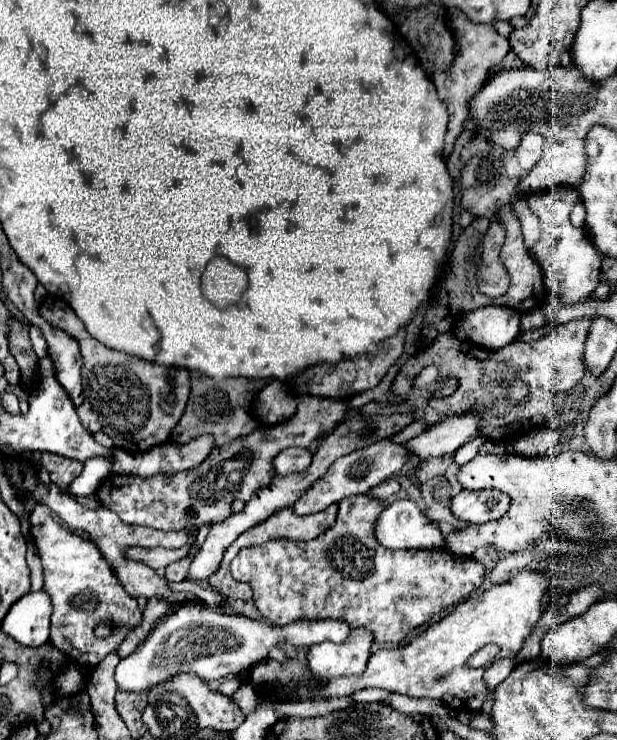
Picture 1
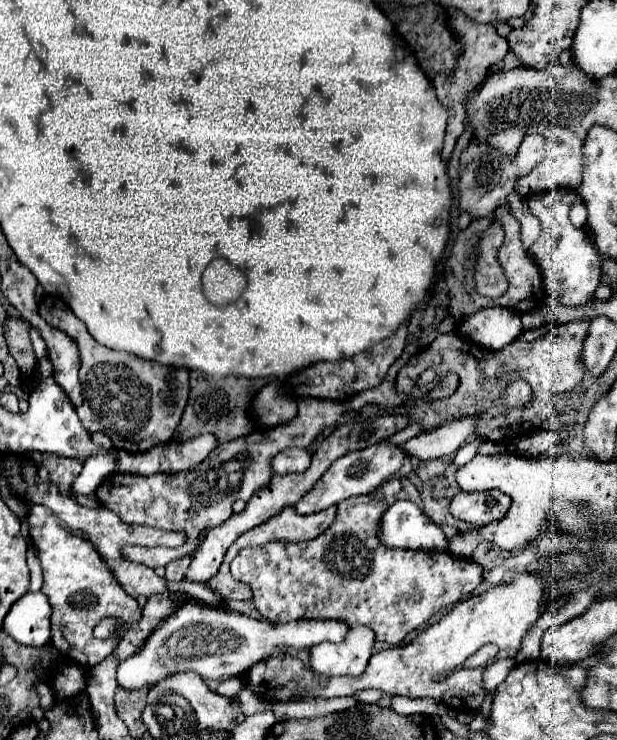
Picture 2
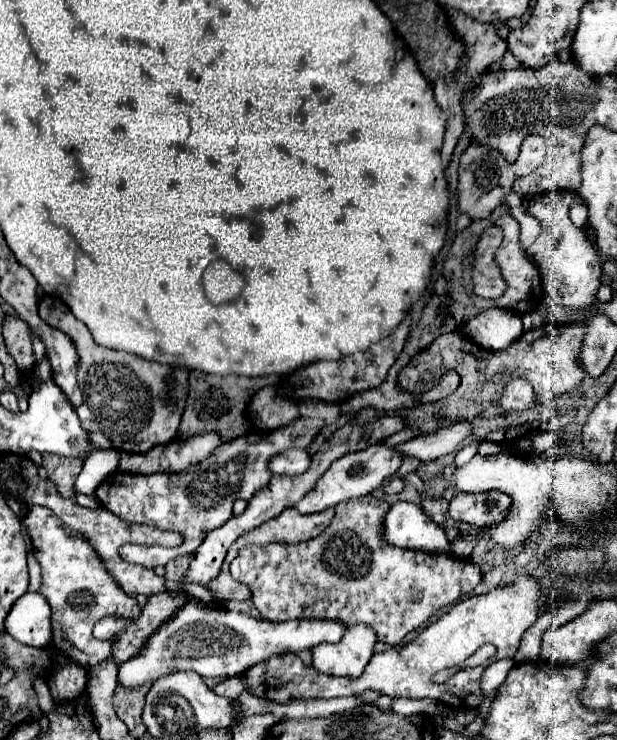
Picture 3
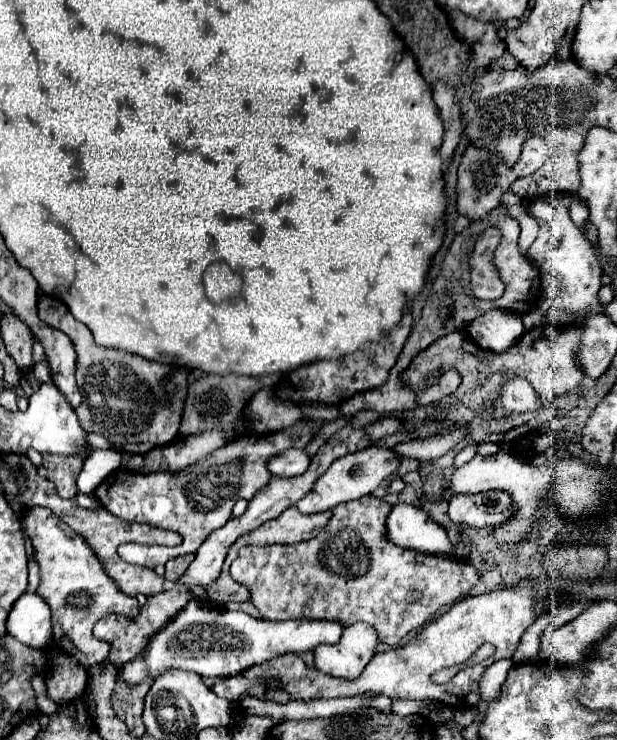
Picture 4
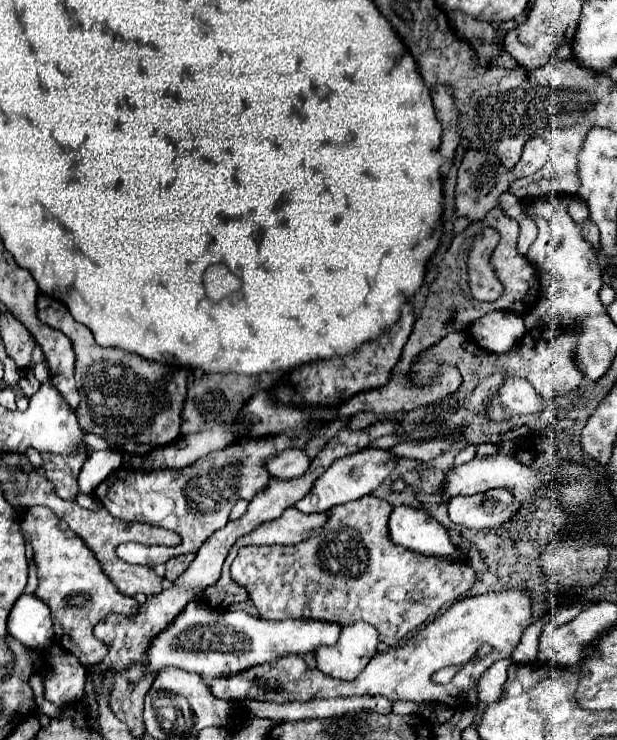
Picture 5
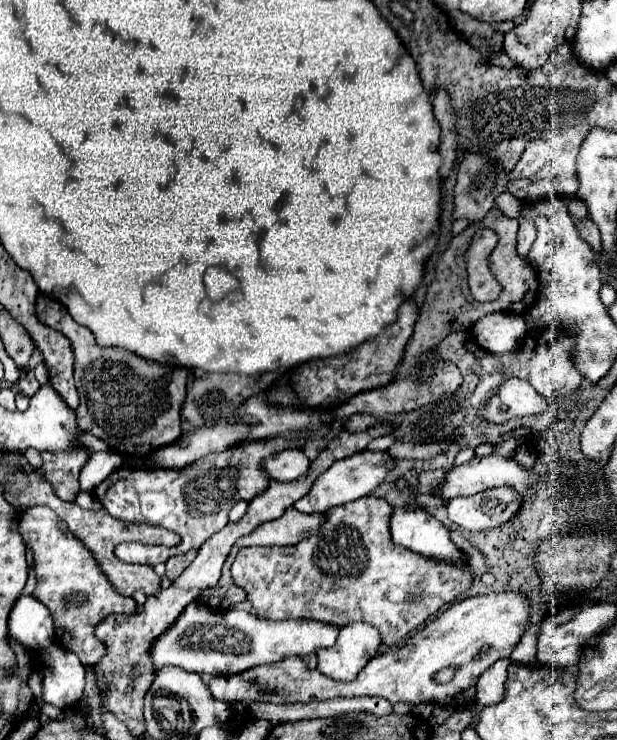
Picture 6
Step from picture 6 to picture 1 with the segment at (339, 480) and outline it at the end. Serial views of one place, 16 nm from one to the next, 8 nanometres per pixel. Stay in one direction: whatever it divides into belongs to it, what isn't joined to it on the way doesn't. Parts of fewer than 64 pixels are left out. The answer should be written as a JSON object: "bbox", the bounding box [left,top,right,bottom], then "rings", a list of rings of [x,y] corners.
{"bbox":[292,438,410,516],"rings":[[[382,438],[378,440],[376,444],[368,446],[368,448],[362,448],[362,450],[356,450],[356,452],[350,452],[348,456],[336,460],[330,470],[320,478],[316,480],[316,484],[304,492],[300,496],[300,500],[292,506],[296,514],[304,516],[304,514],[314,514],[314,512],[322,512],[326,510],[328,506],[332,504],[338,504],[340,500],[348,498],[348,496],[358,496],[358,494],[366,494],[368,490],[372,490],[374,486],[378,486],[380,482],[388,480],[388,478],[394,478],[400,468],[404,466],[404,462],[410,458],[408,450],[402,446],[402,444],[394,444],[390,442],[388,438]]]}

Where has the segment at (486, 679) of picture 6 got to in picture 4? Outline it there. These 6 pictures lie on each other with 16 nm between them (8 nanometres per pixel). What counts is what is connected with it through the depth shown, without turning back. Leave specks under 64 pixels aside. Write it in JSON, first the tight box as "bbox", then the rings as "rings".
{"bbox":[480,660,512,702],"rings":[[[498,660],[494,662],[490,668],[486,668],[486,672],[480,678],[480,698],[484,702],[494,702],[500,696],[500,688],[506,680],[506,672],[508,666],[512,666],[512,660]]]}

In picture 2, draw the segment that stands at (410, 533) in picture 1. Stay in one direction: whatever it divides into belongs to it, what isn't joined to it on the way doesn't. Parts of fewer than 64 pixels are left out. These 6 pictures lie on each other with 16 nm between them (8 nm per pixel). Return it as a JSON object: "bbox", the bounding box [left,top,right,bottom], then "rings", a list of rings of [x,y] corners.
{"bbox":[380,500,448,552],"rings":[[[398,500],[380,522],[380,540],[392,548],[410,548],[424,552],[448,550],[448,540],[438,524],[434,524],[414,502]]]}

